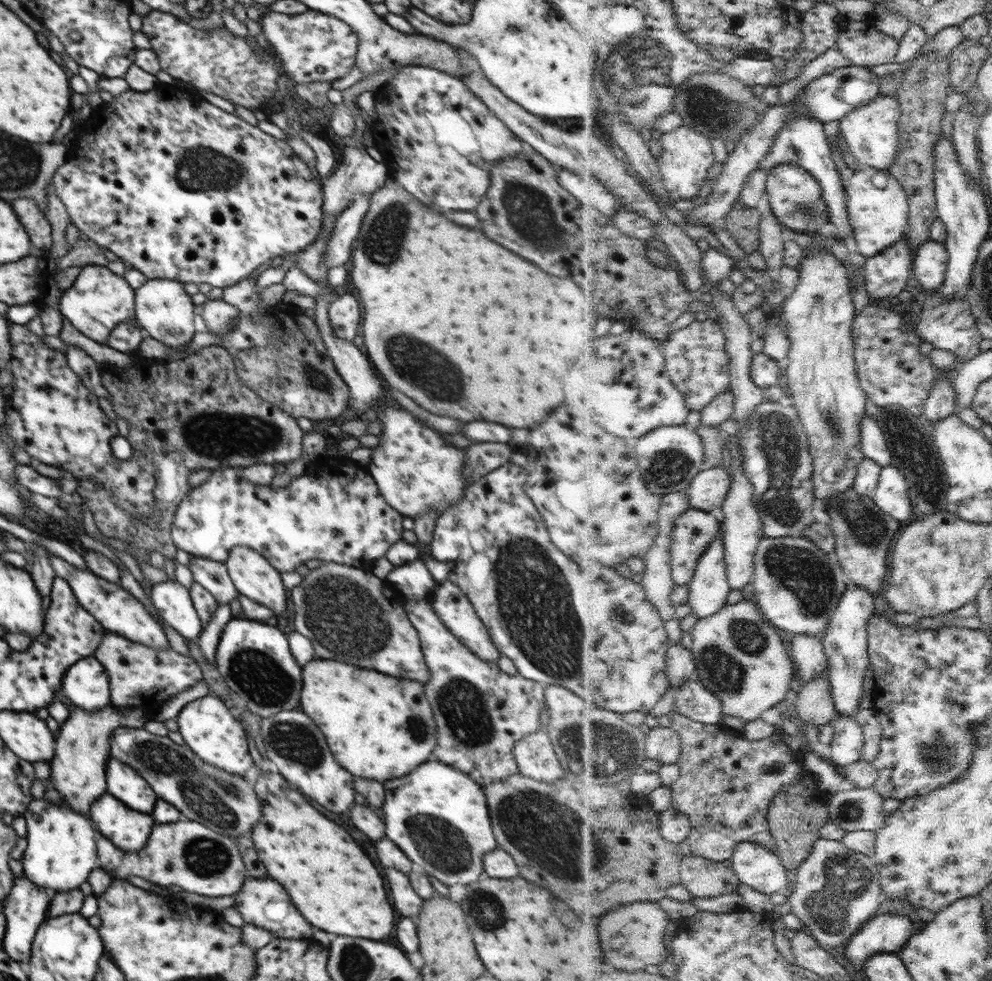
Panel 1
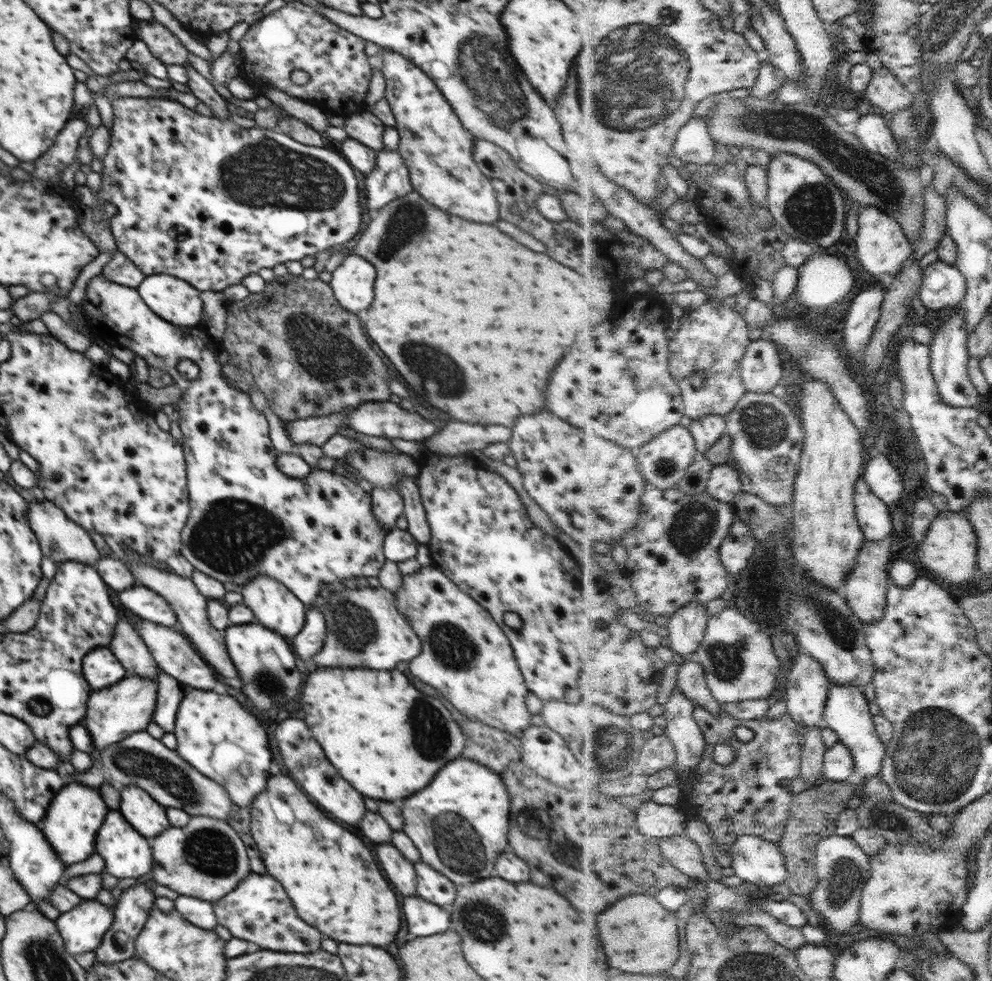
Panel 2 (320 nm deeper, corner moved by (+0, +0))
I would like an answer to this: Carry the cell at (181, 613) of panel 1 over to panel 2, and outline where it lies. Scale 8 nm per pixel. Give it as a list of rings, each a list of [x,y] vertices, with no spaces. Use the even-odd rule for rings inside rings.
[[[133,586],[120,591],[118,598],[126,609],[140,618],[177,629],[177,617],[168,601],[144,586]]]

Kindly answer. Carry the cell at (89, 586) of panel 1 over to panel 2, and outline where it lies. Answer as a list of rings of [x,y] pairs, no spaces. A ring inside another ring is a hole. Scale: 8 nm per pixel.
[[[144,619],[137,621],[134,626],[149,648],[156,665],[178,680],[186,689],[210,691],[210,688],[214,688],[219,683],[217,675],[213,674],[213,667],[196,652],[191,641],[178,629],[154,624]]]

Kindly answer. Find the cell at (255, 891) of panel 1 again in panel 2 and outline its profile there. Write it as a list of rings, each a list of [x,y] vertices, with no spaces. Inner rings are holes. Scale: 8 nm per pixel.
[[[248,874],[232,892],[214,901],[212,906],[218,925],[227,928],[234,938],[247,940],[256,949],[294,954],[312,953],[321,949],[322,934],[296,916],[292,900],[272,876]]]

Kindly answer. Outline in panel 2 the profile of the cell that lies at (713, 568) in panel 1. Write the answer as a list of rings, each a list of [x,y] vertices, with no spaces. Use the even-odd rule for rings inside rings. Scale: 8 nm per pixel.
[[[694,602],[681,608],[668,624],[674,652],[681,656],[695,656],[706,638],[709,617],[705,604]]]

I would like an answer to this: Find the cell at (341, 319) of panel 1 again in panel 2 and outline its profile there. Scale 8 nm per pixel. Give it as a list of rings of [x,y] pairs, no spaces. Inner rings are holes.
[[[356,252],[344,253],[342,262],[331,273],[329,285],[335,299],[352,314],[363,315],[372,302],[374,265]]]

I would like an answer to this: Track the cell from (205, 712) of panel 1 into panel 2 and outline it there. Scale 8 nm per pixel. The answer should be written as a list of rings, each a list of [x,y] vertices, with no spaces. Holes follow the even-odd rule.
[[[187,689],[175,718],[176,751],[192,768],[224,786],[234,805],[251,806],[270,778],[272,752],[264,726],[236,698],[212,690]]]

